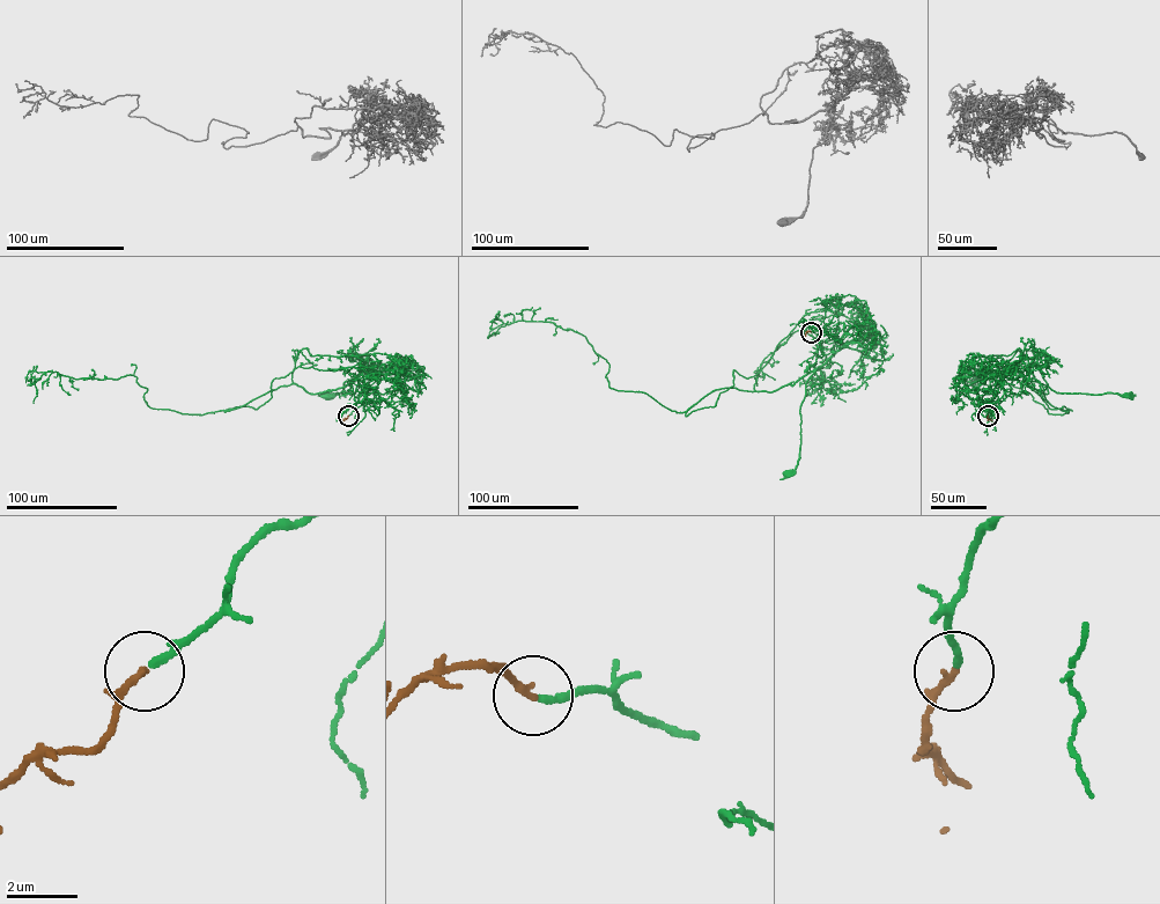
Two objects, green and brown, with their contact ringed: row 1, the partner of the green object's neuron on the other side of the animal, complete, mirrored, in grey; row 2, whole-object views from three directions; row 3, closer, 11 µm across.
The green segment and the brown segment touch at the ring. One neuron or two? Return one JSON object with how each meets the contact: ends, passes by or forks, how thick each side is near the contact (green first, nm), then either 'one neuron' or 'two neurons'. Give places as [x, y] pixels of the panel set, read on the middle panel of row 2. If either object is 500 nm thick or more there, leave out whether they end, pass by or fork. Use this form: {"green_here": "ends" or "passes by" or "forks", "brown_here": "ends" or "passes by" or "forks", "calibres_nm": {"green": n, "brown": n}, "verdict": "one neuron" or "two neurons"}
{"green_here": "ends", "brown_here": "ends", "calibres_nm": {"green": 200, "brown": 200}, "verdict": "one neuron"}

